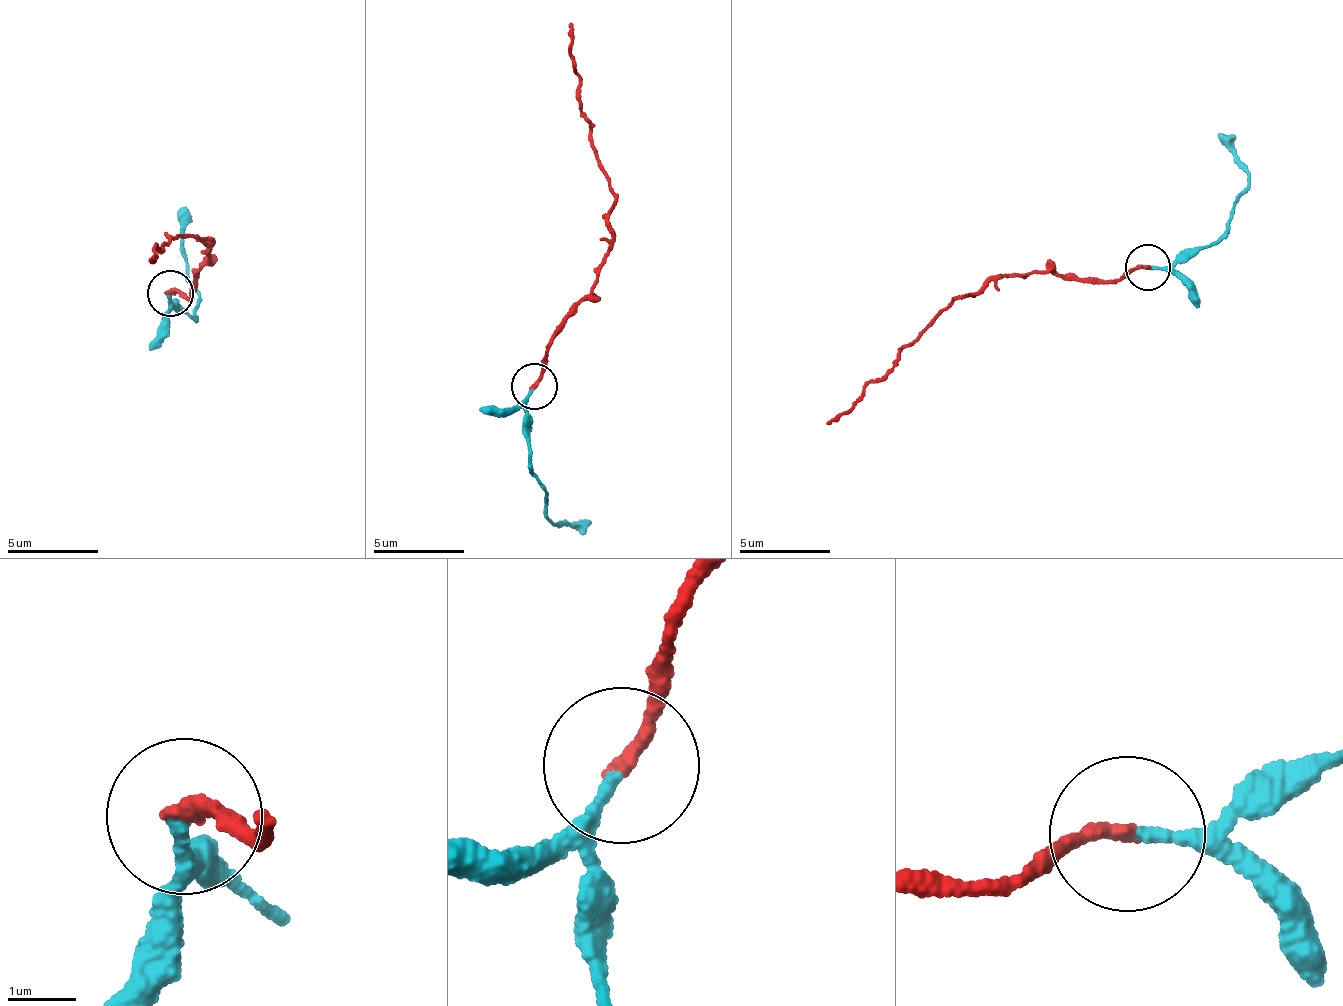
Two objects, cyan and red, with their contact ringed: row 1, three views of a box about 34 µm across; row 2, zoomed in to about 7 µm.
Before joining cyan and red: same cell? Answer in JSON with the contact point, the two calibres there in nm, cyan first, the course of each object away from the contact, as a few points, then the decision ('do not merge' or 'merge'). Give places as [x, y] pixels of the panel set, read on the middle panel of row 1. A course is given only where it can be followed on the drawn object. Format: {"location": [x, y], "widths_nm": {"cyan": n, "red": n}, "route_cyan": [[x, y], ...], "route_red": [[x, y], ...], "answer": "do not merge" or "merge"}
{"location": [534, 386], "widths_nm": {"cyan": 200, "red": 220}, "route_cyan": [[535, 389], [524, 432], [540, 482], [546, 514], [559, 528], [573, 529], [592, 521]], "route_red": [[535, 385], [551, 340], [594, 284], [617, 199], [578, 108], [575, 42], [570, 22]], "answer": "merge"}

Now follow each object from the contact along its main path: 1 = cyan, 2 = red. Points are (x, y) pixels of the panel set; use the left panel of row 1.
1: (173, 293), (178, 311), (191, 318), (199, 304), (188, 279), (188, 256), (181, 227), (185, 205)
2: (171, 291), (191, 296), (209, 258), (203, 248), (213, 239), (178, 232), (169, 235), (156, 259), (147, 257)

